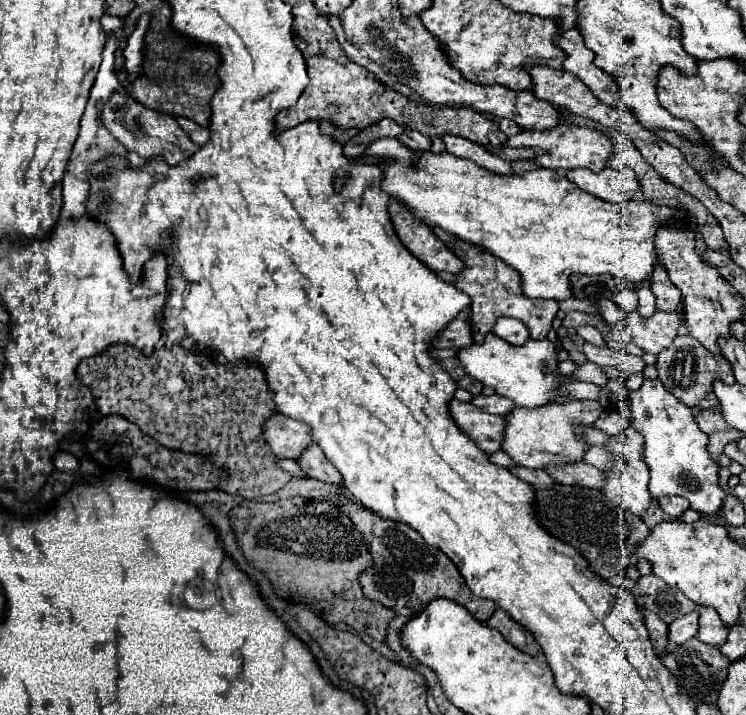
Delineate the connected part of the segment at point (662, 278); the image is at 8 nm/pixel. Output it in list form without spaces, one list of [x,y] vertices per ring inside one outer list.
[[[660,263],[654,267],[650,289],[656,295],[656,307],[660,311],[670,311],[670,313],[672,311],[680,311],[680,307],[682,307],[682,295],[678,291],[678,287],[672,285],[672,281],[668,279],[666,269]]]

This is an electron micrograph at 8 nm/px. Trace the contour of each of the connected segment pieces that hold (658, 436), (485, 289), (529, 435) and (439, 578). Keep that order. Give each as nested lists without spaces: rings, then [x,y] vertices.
[[[644,381],[644,385],[638,391],[630,393],[632,403],[632,427],[642,433],[644,437],[644,463],[650,469],[650,495],[654,499],[660,499],[664,495],[682,495],[690,501],[690,509],[702,513],[702,515],[716,515],[722,511],[724,505],[724,489],[720,487],[718,477],[718,465],[712,461],[708,453],[708,435],[698,427],[694,413],[688,405],[678,401],[670,391],[664,389],[664,385],[656,381]]]
[[[454,237],[441,238],[446,244],[450,243],[450,249],[466,263],[464,271],[458,275],[458,281],[454,283],[460,291],[464,291],[466,295],[472,297],[472,317],[470,323],[474,325],[474,341],[482,343],[486,333],[490,333],[494,329],[494,323],[498,317],[514,317],[518,321],[522,321],[528,331],[530,331],[530,339],[546,339],[548,331],[552,329],[552,319],[558,313],[558,303],[554,299],[528,299],[522,293],[522,279],[520,275],[506,265],[502,259],[494,257],[494,255],[486,255],[484,259],[478,257],[476,251],[470,243]]]
[[[564,401],[564,403],[550,403],[538,409],[516,407],[512,413],[504,417],[508,423],[504,451],[516,461],[516,465],[532,469],[550,469],[554,465],[578,463],[584,459],[584,453],[590,445],[576,435],[576,427],[594,425],[600,413],[602,407],[598,401]]]
[[[340,497],[340,501],[336,503],[342,507],[344,513],[348,513],[354,525],[358,525],[358,531],[364,533],[366,543],[370,545],[370,553],[374,557],[376,573],[372,567],[360,577],[360,585],[366,597],[394,609],[398,615],[404,617],[418,615],[430,601],[438,597],[446,597],[450,601],[464,605],[482,623],[486,623],[492,617],[492,613],[496,611],[494,601],[478,599],[476,595],[472,595],[456,565],[440,549],[428,547],[412,527],[404,523],[382,521],[376,513],[350,503],[346,497]]]

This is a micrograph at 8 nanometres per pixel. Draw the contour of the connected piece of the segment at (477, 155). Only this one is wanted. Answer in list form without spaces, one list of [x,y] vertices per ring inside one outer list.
[[[444,135],[442,137],[444,145],[446,145],[446,151],[452,153],[454,157],[460,157],[460,159],[470,159],[474,163],[478,163],[480,167],[488,169],[488,171],[494,171],[494,173],[500,173],[500,175],[510,175],[514,173],[512,171],[512,165],[496,155],[492,155],[490,151],[486,151],[482,145],[478,143],[472,143],[468,139],[462,139],[462,137],[454,137],[454,135]]]

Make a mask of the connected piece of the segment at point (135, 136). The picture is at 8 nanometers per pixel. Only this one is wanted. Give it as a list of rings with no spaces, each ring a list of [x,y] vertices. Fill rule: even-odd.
[[[114,93],[112,99],[104,105],[102,111],[102,123],[104,127],[128,149],[138,153],[142,159],[152,159],[152,157],[162,157],[168,165],[178,165],[194,155],[200,147],[180,129],[176,119],[170,115],[160,115],[158,111],[146,109],[140,105],[136,99],[130,95],[120,95]]]

